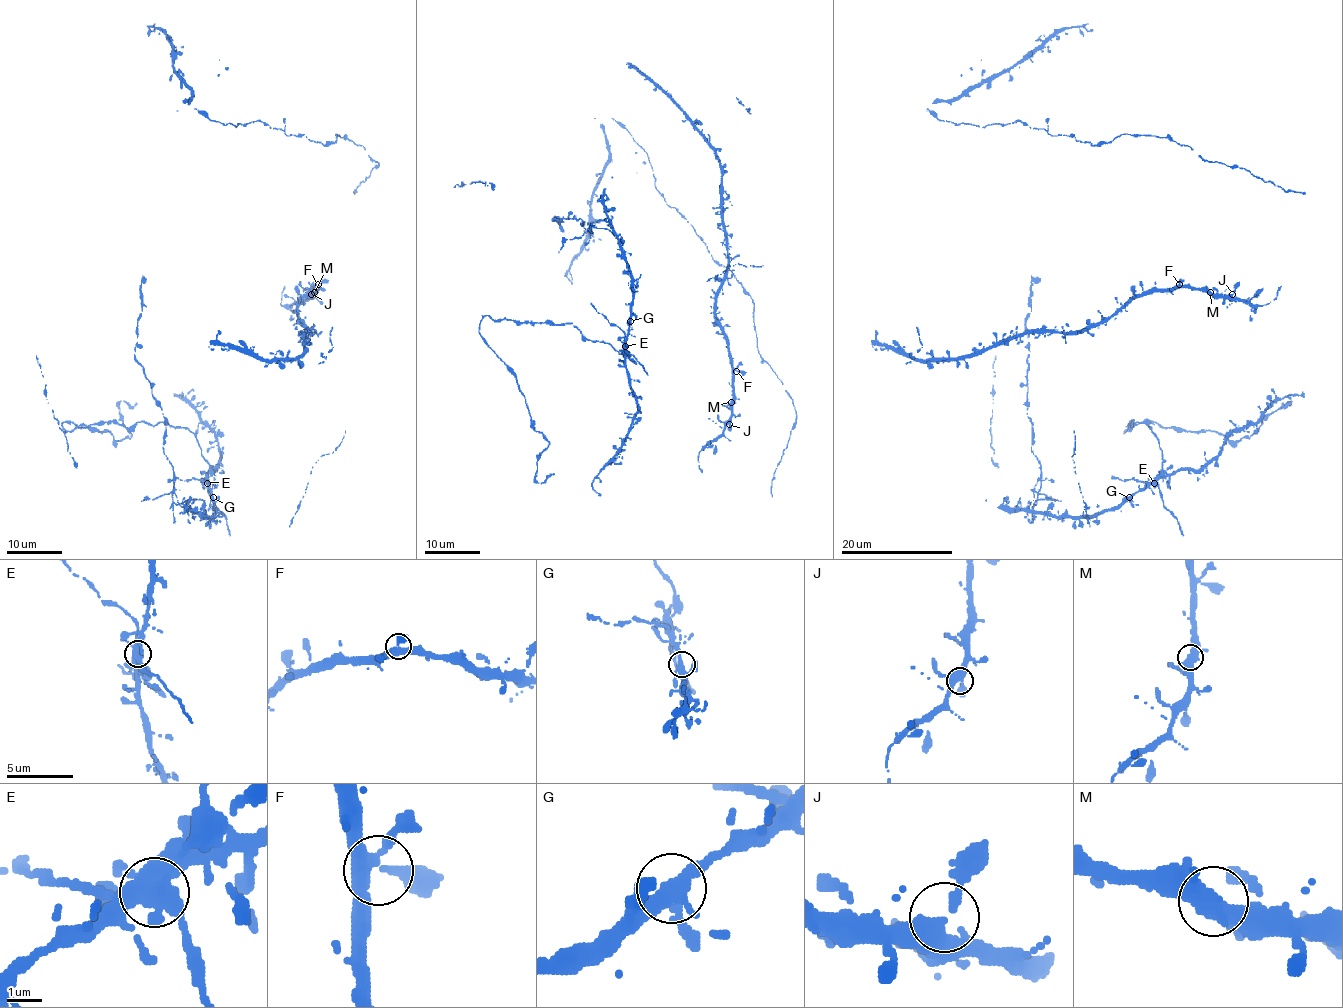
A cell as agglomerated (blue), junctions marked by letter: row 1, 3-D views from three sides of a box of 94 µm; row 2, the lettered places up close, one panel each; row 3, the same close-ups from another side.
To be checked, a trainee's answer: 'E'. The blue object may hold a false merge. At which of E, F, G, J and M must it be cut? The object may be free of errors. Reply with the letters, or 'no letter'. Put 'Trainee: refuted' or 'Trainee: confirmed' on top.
Trainee: confirmed
E

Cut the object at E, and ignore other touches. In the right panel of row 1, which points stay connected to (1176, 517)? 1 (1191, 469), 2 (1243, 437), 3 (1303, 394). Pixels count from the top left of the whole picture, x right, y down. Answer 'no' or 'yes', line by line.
1: no
2: yes
3: no

